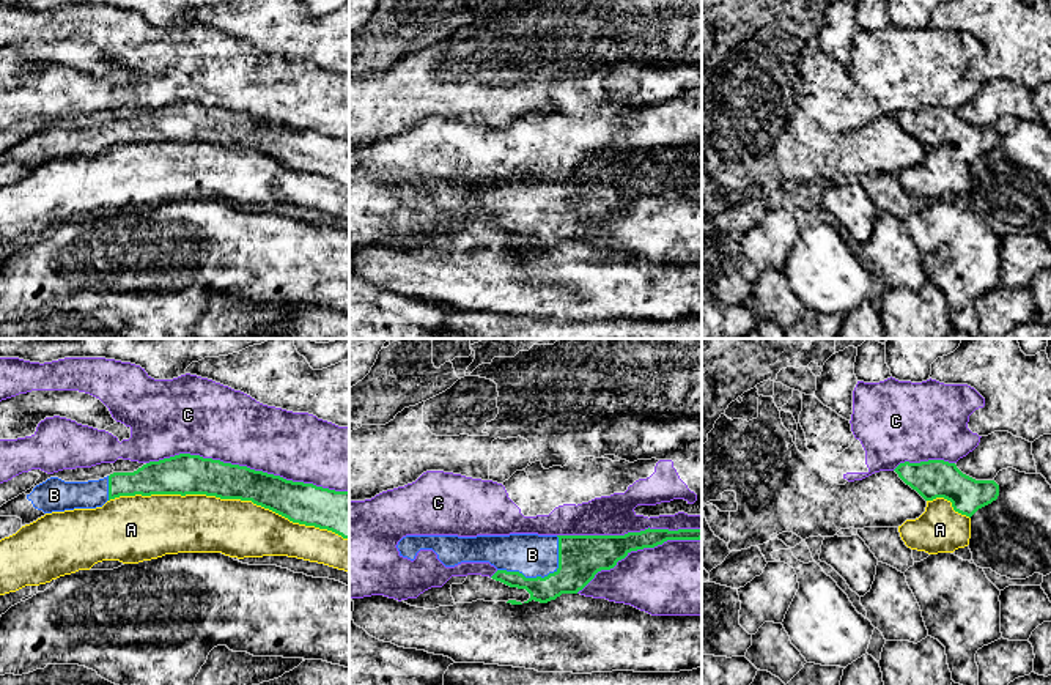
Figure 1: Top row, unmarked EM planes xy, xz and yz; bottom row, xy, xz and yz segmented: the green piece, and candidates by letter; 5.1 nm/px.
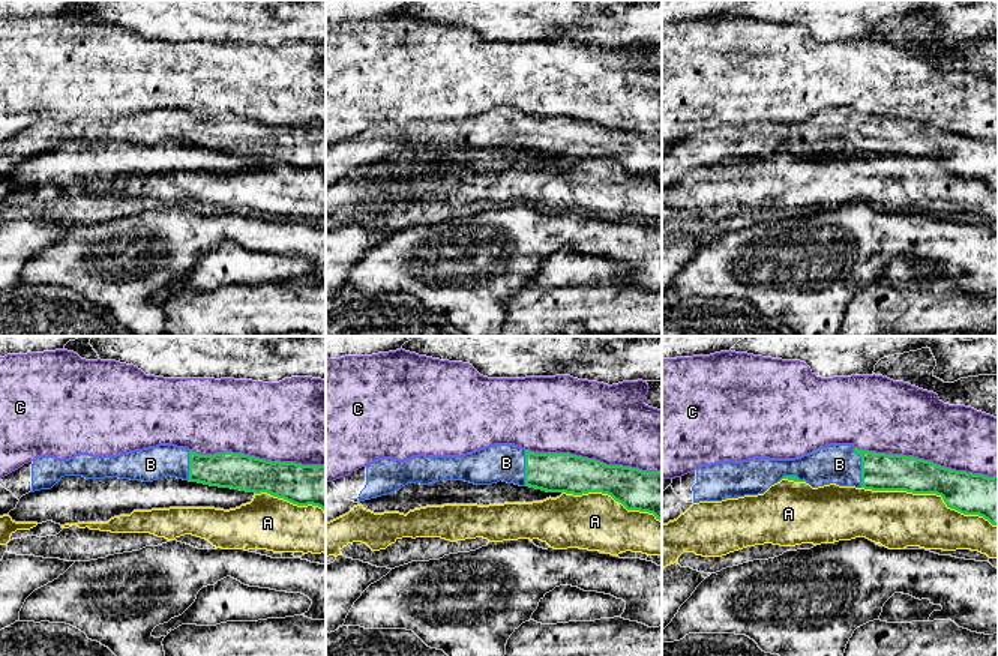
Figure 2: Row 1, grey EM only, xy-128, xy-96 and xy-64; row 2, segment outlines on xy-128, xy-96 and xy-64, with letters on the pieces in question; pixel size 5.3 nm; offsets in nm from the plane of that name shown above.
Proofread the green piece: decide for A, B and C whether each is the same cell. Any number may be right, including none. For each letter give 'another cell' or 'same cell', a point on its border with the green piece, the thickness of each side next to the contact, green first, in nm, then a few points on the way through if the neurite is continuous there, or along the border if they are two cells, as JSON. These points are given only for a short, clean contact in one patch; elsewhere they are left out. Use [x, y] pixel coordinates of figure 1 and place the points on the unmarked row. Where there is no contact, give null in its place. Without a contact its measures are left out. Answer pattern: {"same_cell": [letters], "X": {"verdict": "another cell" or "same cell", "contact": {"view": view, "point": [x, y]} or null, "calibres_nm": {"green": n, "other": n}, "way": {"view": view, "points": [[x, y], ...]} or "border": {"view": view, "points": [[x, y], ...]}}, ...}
{"same_cell": ["B"], "A": {"verdict": "another cell", "contact": {"view": "xy", "point": [228, 145]}, "calibres_nm": {"green": 200, "other": 300}}, "B": {"verdict": "same cell", "contact": {"view": "xz", "point": [540, 224]}, "calibres_nm": {"green": 220, "other": 220}}, "C": {"verdict": "another cell", "contact": {"view": "xy", "point": [246, 114]}, "calibres_nm": {"green": 190, "other": 360}}}

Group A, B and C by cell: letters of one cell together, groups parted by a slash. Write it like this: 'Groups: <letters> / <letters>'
Groups: A / B / C

